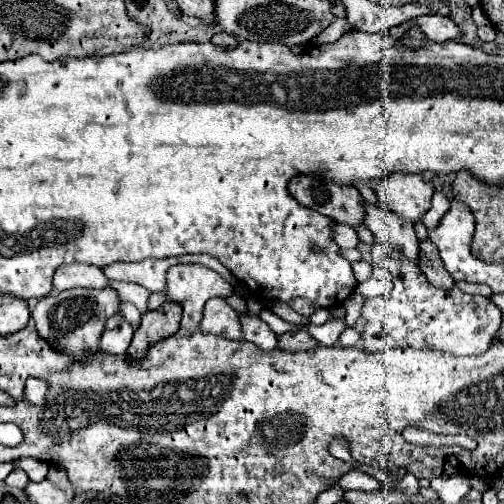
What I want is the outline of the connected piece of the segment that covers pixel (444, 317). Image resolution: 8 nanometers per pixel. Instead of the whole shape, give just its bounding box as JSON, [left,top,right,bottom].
[355,243,501,355]

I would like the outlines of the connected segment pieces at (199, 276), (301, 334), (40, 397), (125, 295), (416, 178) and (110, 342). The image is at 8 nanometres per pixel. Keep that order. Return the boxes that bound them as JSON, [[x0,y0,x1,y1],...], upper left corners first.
[[167,265,233,331],[279,331,319,351],[25,379,47,405],[111,281,151,313],[375,173,433,221],[101,319,133,355]]

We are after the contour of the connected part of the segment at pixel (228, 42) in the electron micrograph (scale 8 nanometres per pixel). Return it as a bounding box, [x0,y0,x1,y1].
[211,31,239,47]

